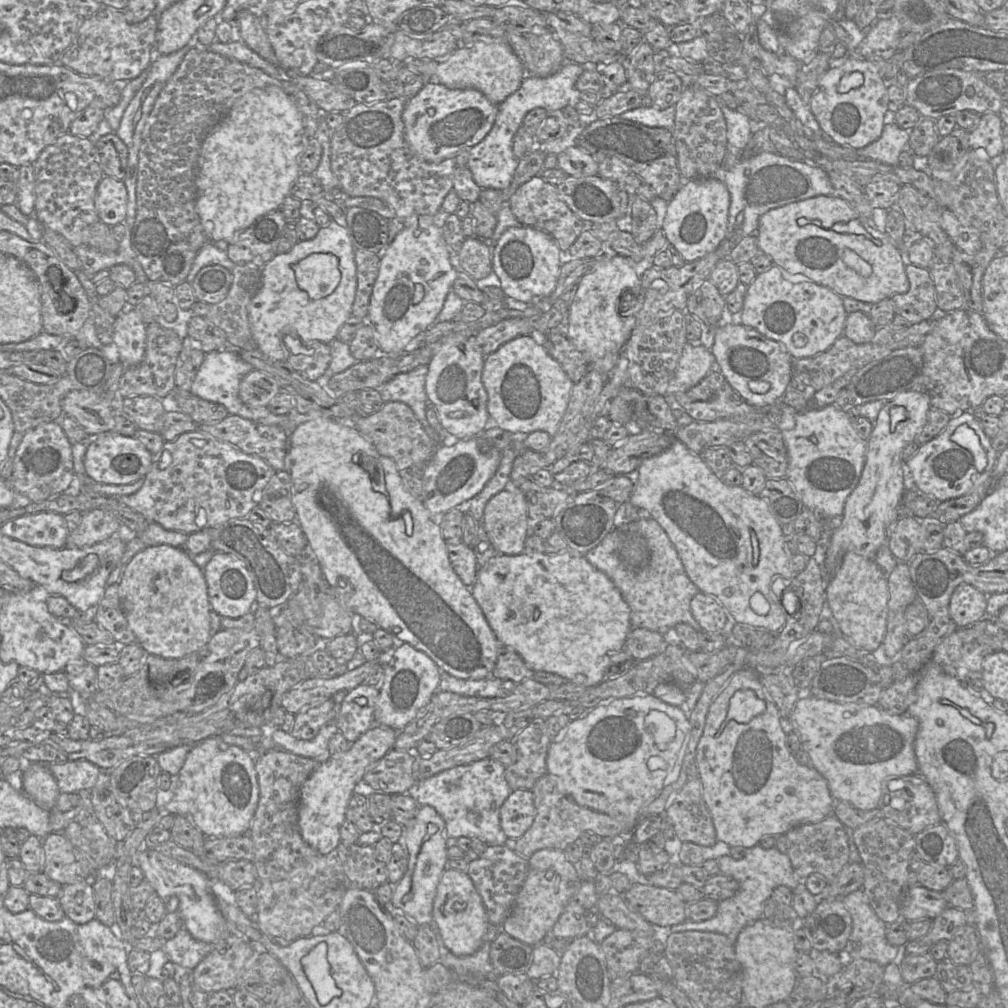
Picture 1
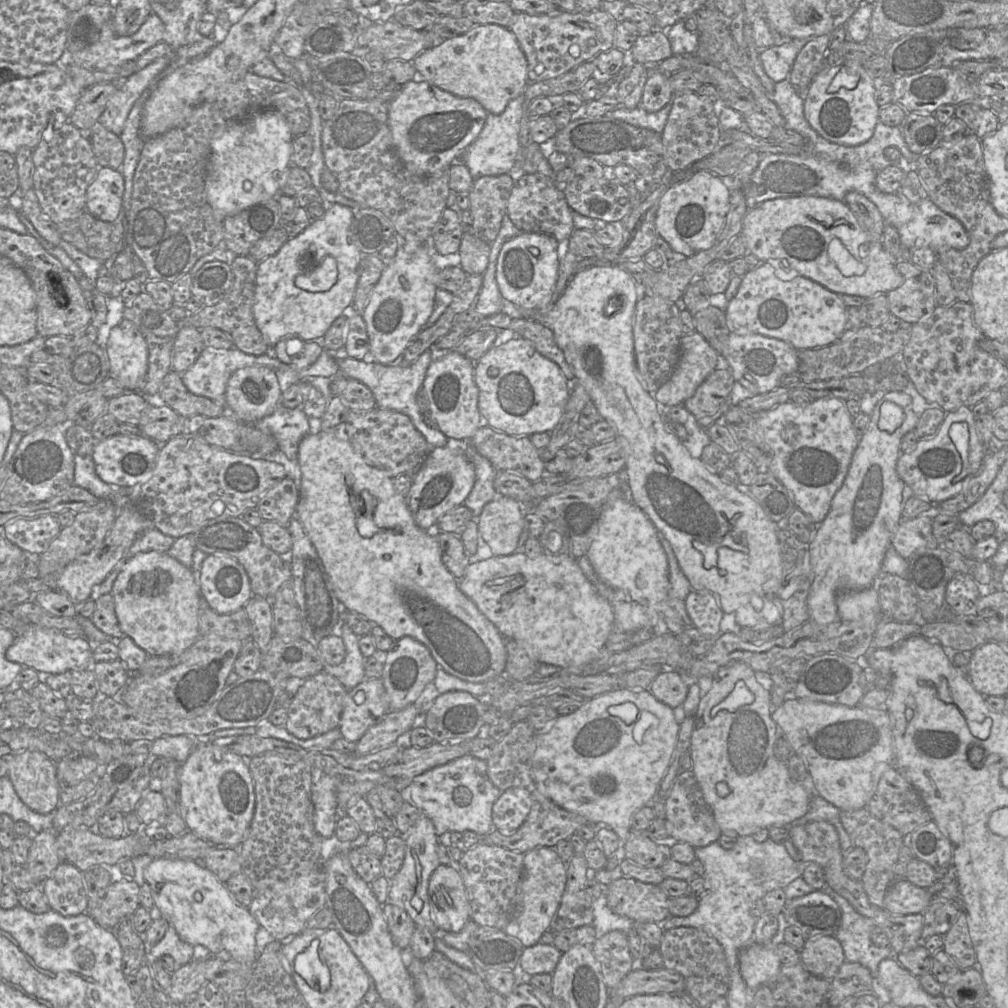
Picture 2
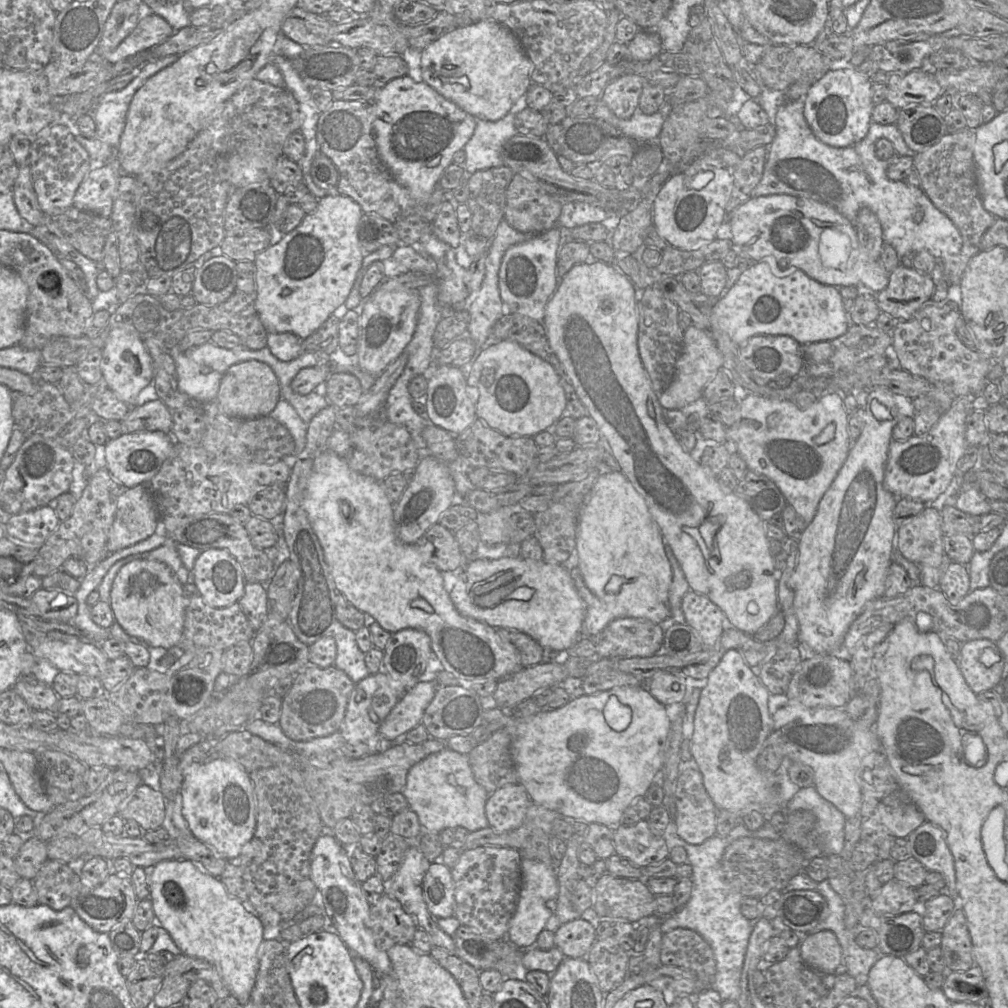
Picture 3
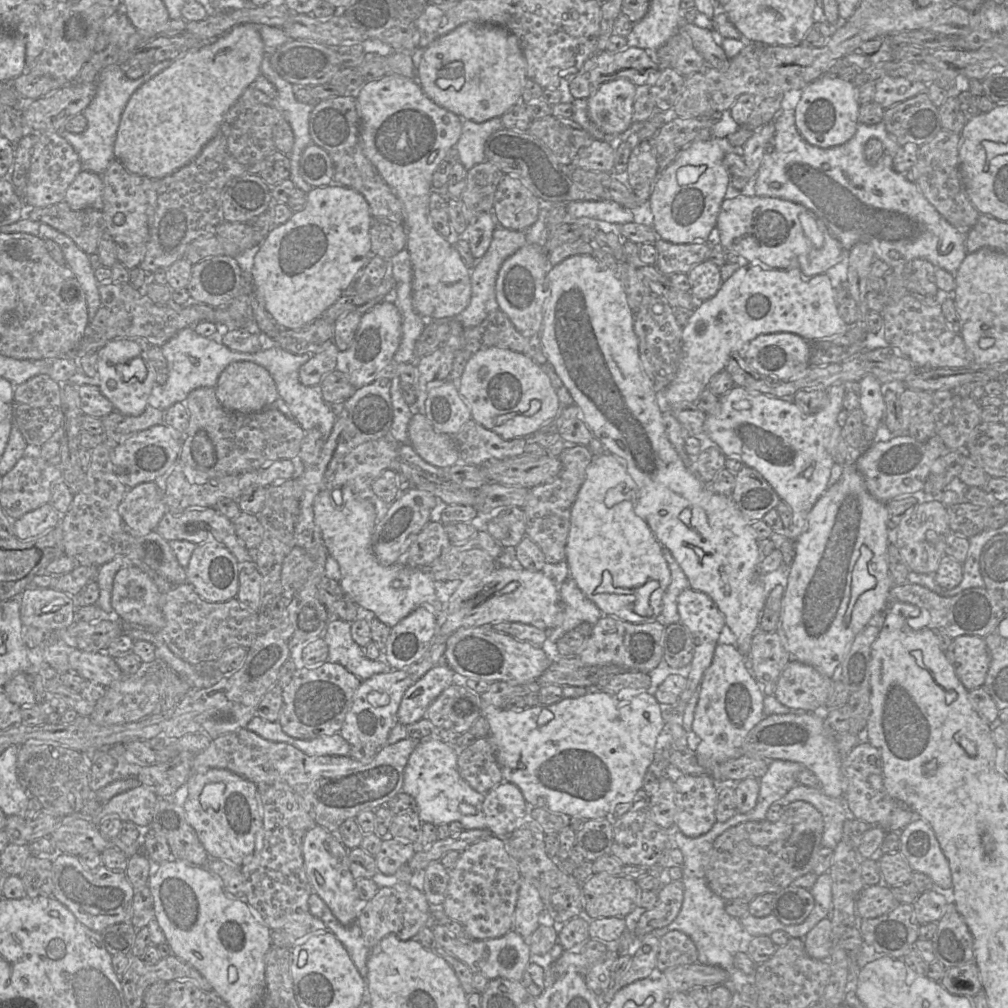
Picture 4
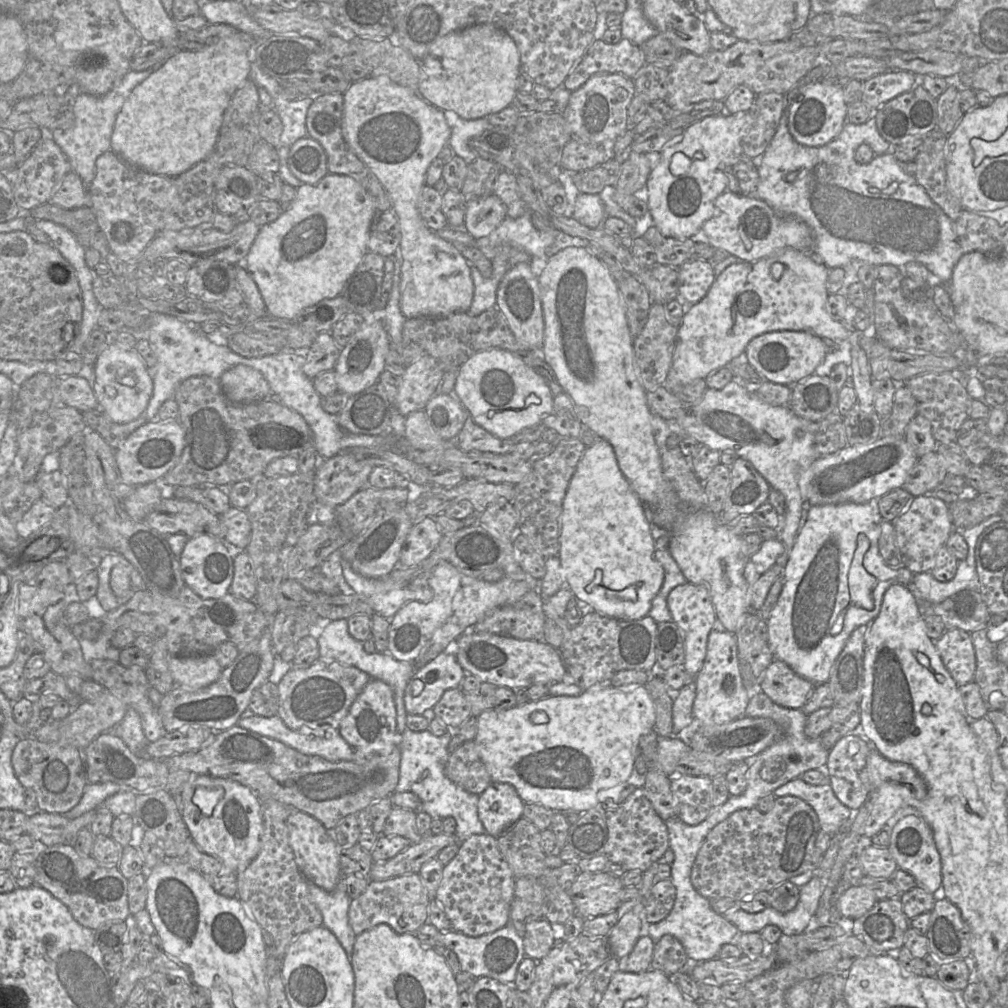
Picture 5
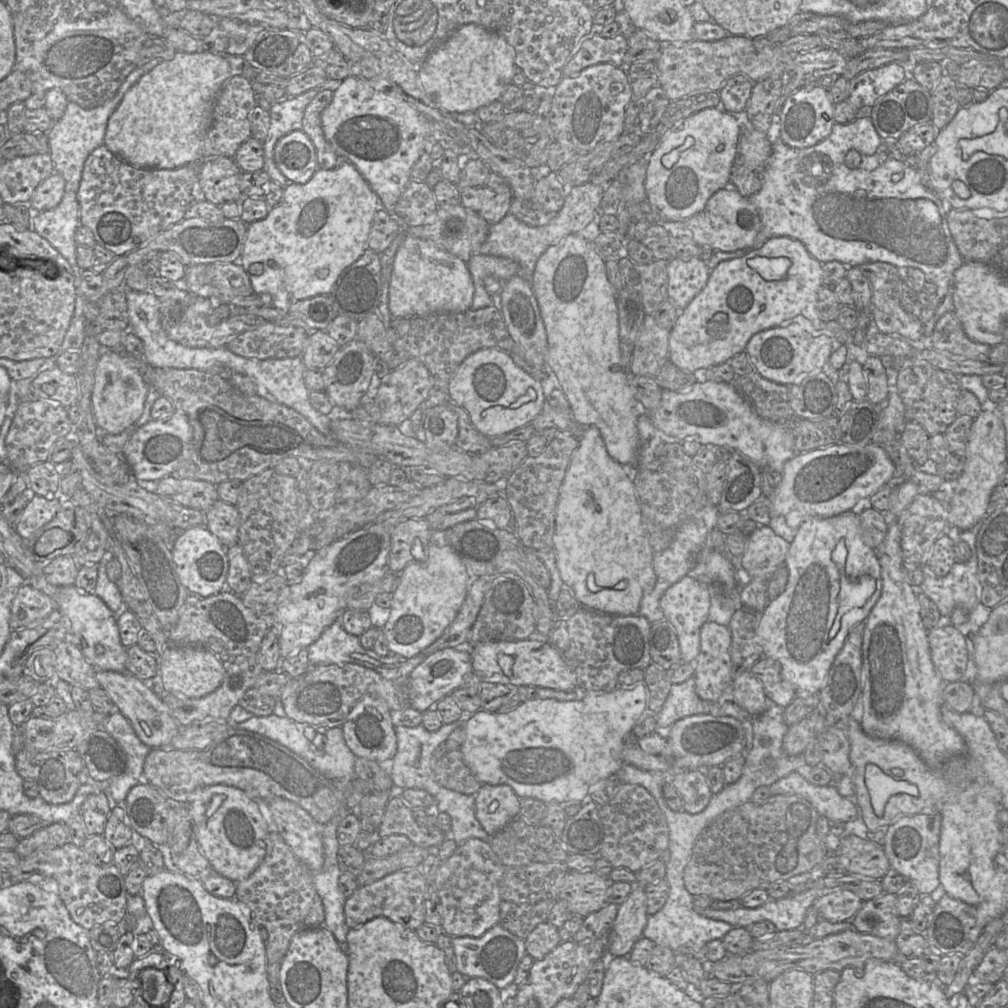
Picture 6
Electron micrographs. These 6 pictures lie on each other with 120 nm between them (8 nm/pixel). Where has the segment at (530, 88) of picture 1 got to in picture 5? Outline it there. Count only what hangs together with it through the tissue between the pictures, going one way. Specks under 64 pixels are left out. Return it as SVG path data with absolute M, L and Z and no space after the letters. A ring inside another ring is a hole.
M486 117L478 119L457 118L453 120L449 144L455 151L455 155L461 157L467 165L479 157L469 142L480 136L491 126Z

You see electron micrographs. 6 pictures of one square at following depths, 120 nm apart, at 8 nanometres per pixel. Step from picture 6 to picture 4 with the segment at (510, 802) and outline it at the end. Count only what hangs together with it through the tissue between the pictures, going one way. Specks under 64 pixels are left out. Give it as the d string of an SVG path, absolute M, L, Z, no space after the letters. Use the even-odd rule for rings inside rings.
M505 781L485 794L483 802L487 829L500 838L509 836L528 819L530 809L521 790Z

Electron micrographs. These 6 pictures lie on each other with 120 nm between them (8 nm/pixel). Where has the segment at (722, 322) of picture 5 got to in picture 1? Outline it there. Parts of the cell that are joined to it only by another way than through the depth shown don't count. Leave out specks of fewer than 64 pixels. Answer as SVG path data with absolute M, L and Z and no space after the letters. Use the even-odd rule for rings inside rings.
M775 264L757 274L747 286L740 313L742 325L781 343L793 359L813 357L829 349L844 333L846 317L842 297L812 281L792 283L783 277L782 268ZM686 342L677 369L664 390L663 396L672 398L698 384L711 372L716 361L711 349L701 343Z

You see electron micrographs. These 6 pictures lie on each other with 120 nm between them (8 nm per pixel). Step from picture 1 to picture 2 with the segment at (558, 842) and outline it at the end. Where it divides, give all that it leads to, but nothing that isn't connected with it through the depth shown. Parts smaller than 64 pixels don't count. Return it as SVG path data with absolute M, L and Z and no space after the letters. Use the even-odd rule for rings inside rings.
M531 787L531 798L530 812L524 823L514 833L502 835L499 831L493 829L482 837L482 842L495 844L524 854L538 847L555 848L559 841L569 839L580 826L590 824L585 817L561 808L535 787Z

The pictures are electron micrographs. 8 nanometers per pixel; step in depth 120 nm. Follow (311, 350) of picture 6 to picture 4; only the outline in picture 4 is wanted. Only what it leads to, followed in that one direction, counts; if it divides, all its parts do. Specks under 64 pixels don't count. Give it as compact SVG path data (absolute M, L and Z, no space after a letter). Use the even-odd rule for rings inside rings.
M332 342L319 353L315 353L299 369L299 379L304 386L316 386L322 378L336 368L339 349Z

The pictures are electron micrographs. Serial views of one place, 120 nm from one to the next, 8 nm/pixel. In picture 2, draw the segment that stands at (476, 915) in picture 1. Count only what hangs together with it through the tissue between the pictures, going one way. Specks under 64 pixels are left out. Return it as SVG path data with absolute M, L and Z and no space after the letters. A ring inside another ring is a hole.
M440 864L435 869L429 881L428 901L438 929L459 932L471 920L467 891L455 865Z

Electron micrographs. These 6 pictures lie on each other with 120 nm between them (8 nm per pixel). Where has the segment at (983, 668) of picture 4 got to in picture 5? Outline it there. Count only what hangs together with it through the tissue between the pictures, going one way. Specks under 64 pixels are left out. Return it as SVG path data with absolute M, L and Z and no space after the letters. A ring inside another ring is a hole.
M946 629L935 641L935 646L945 668L958 685L974 681L976 657L971 633L961 629Z

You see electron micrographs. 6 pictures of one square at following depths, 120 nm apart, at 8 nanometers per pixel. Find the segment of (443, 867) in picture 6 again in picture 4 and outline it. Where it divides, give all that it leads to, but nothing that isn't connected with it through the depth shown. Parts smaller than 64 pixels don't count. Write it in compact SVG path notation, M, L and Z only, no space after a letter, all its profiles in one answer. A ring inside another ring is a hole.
M491 835L470 845L460 853L448 874L449 882L441 908L449 918L465 927L470 938L494 939L513 929L521 874L507 852L504 838Z

